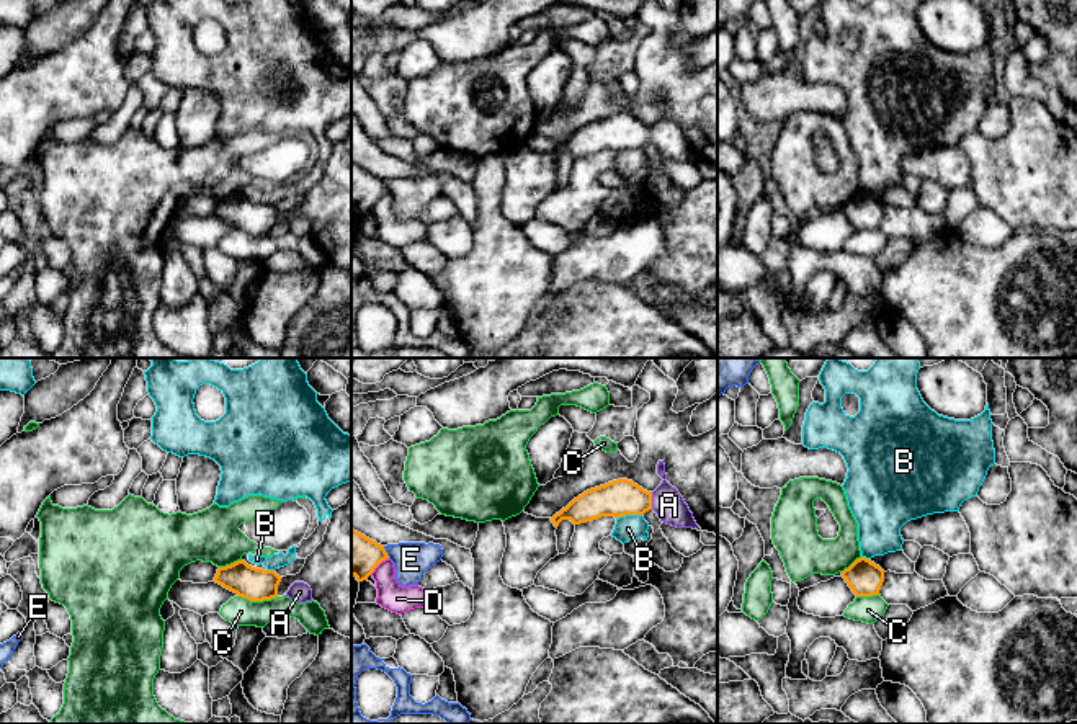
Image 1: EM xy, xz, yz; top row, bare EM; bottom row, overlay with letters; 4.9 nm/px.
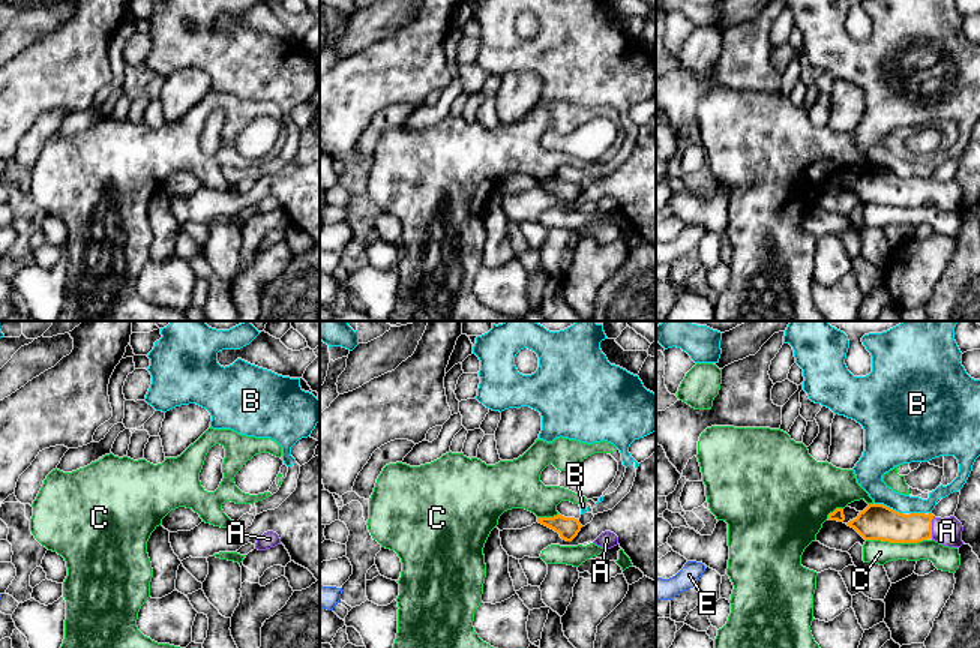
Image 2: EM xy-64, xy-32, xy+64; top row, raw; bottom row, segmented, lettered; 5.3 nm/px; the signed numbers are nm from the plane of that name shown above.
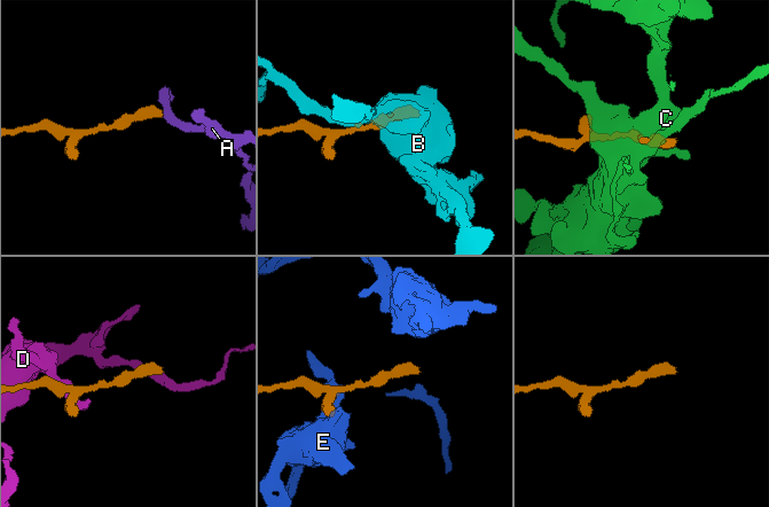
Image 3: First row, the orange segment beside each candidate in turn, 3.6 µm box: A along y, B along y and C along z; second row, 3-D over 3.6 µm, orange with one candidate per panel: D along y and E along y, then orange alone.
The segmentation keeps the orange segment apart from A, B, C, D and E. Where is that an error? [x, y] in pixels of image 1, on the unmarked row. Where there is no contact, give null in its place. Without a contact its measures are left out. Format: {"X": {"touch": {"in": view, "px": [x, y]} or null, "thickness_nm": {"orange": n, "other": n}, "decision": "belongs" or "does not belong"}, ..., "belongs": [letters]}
{"A": {"touch": {"in": "xz", "px": [651, 134]}, "thickness_nm": {"orange": 180, "other": 150}, "decision": "belongs"}, "B": {"touch": {"in": "xz", "px": [628, 147]}, "thickness_nm": {"orange": 180, "other": 130}, "decision": "does not belong"}, "C": {"touch": {"in": "xy", "px": [257, 234]}, "thickness_nm": {"orange": 160, "other": 140}, "decision": "does not belong"}, "D": {"touch": {"in": "xz", "px": [378, 198]}, "thickness_nm": {"orange": 220, "other": 140}, "decision": "does not belong"}, "E": {"touch": {"in": "xz", "px": [386, 187]}, "thickness_nm": {"orange": 220, "other": 180}, "decision": "does not belong"}, "belongs": ["A"]}

